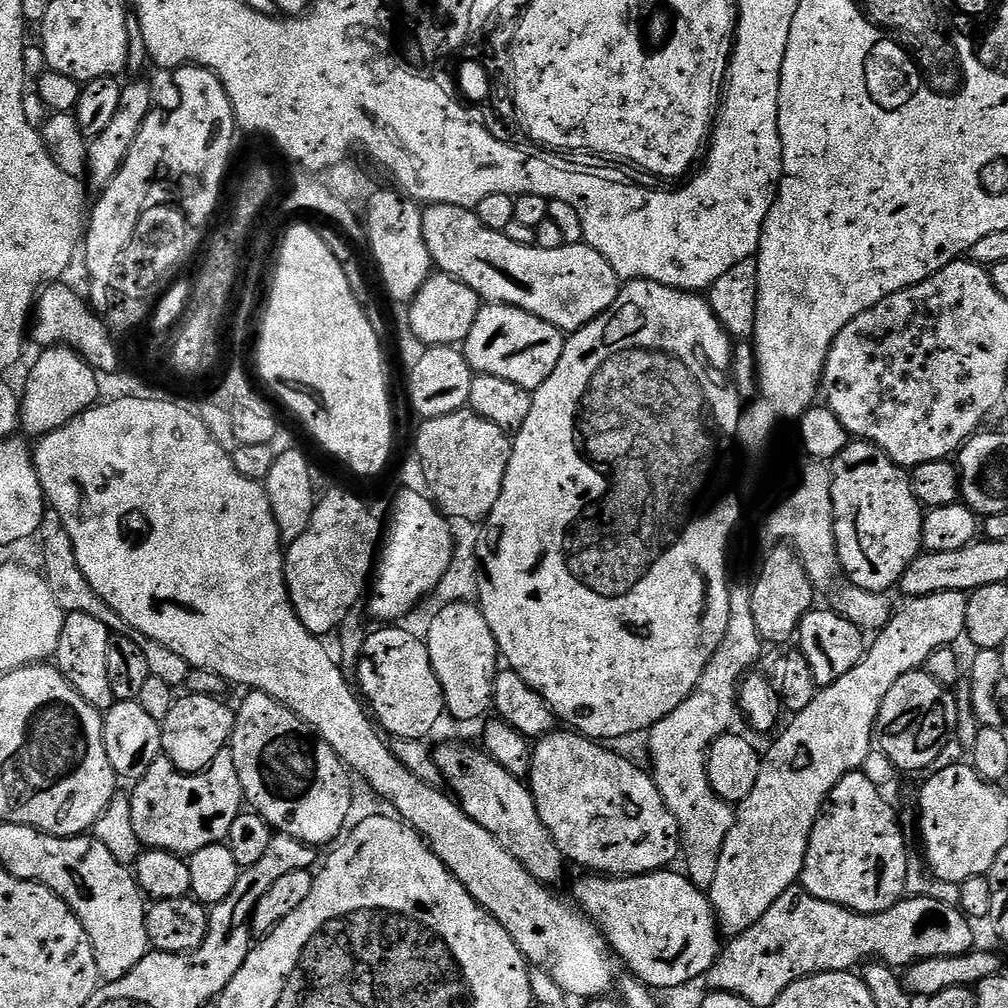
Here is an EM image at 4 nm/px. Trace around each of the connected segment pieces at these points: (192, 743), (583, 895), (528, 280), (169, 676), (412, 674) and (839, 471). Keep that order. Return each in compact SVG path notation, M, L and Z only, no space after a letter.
M186 694L166 714L162 722L163 755L180 772L205 772L218 758L223 748L229 747L236 725L235 711L223 704L215 695Z
M676 870L647 872L644 876L584 874L576 884L579 911L596 925L603 943L624 959L628 967L625 969L653 990L675 990L694 978L706 975L716 965L716 958L722 951L722 936L718 931L716 913L712 911L711 899L694 887L687 875L680 873L679 876L672 871Z
M446 203L427 205L422 232L433 265L441 273L470 286L485 303L524 309L566 334L604 313L622 287L606 258L588 244L567 244L557 250L524 247L506 238L504 232L483 226L473 209Z
M51 510L45 511L40 523L38 539L45 563L42 575L50 586L50 594L54 594L54 602L58 602L62 611L66 614L70 612L91 614L92 617L98 618L98 622L102 622L102 626L106 626L109 632L130 638L130 642L140 642L142 654L146 654L146 666L150 666L152 675L162 678L162 682L173 686L186 684L190 671L186 658L174 654L174 650L162 646L162 642L142 639L138 630L134 630L134 626L130 626L118 614L114 614L114 610L110 610L110 606L106 606L106 602L102 602L98 594L94 594L90 582L86 582L86 574L78 570L78 558L74 558L74 542L70 542L70 534L66 534L66 526L59 514Z
M380 626L377 627L380 628L377 632L369 631L367 633L362 655L358 661L361 688L359 691L374 717L375 723L389 737L424 740L435 730L436 723L442 718L445 719L444 691L438 682L438 674L434 674L427 643L421 637L419 640L414 633L407 632L406 629L400 627L404 626Z
M867 442L848 443L845 449L831 461L830 469L832 474L833 534L836 536L837 557L840 560L843 575L846 577L847 583L856 588L870 592L891 593L891 588L895 589L899 585L902 574L906 574L906 570L922 552L922 526L926 512L914 494L912 477L900 465L895 464L882 449L875 448L873 444Z

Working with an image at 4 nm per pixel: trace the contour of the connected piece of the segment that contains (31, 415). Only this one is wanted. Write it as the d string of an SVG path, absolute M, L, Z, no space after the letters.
M46 348L32 364L20 396L20 424L37 437L66 426L101 399L98 373L73 348Z

